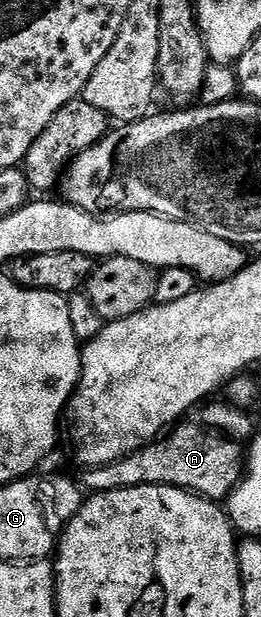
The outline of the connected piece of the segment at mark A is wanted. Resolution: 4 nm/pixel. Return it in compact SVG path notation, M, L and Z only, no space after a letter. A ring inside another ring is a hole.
M189 421L174 425L160 440L149 442L125 458L86 469L84 489L102 494L136 486L177 486L202 498L228 499L243 477L242 447L224 434Z

